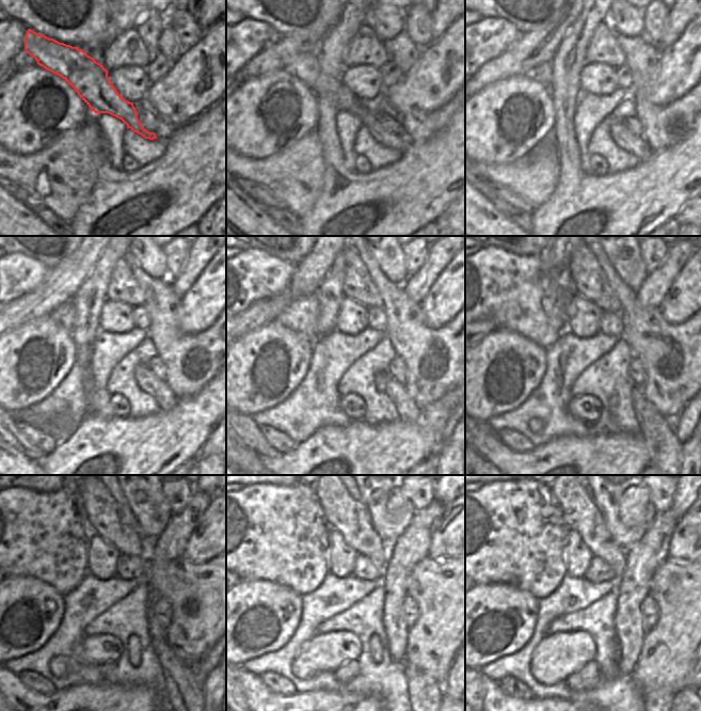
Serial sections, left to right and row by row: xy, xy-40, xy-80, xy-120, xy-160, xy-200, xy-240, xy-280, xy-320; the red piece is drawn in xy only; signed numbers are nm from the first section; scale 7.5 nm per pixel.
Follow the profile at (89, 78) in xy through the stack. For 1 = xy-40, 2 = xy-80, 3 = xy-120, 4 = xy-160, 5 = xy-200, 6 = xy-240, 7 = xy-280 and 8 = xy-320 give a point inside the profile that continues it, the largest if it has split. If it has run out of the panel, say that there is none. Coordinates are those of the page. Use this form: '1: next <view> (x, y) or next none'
1: next xy-40 (305, 66)
2: next xy-80 (637, 146)
3: next xy-120 (165, 399)
4: next xy-160 (408, 411)
5: next xy-200 (665, 448)
6: next xy-240 (184, 692)
7: next xy-280 (425, 692)
8: next xy-320 (654, 692)

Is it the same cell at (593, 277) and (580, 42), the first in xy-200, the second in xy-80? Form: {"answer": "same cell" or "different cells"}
{"answer": "different cells"}

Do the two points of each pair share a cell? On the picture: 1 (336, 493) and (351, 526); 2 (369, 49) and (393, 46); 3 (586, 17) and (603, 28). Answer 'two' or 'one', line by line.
1: one
2: two
3: two

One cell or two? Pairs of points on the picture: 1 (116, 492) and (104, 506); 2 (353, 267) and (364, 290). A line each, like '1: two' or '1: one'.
1: two
2: one

